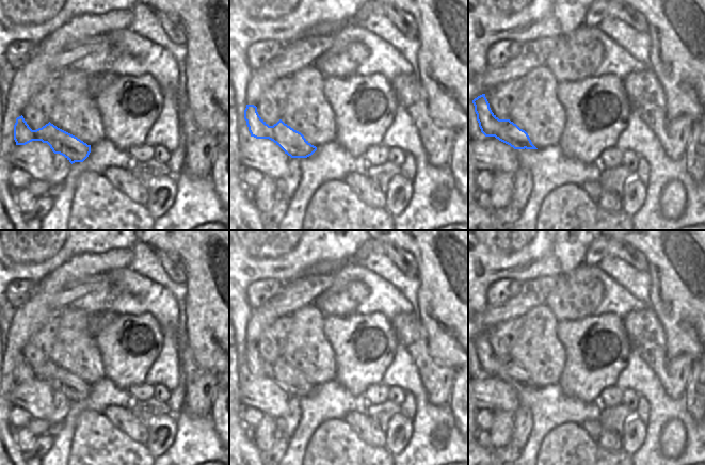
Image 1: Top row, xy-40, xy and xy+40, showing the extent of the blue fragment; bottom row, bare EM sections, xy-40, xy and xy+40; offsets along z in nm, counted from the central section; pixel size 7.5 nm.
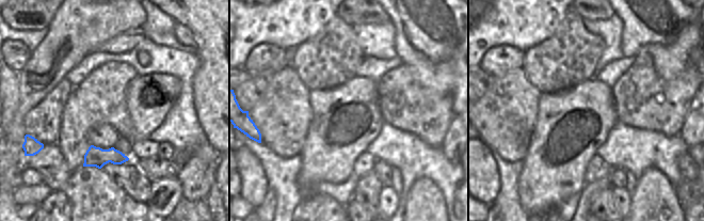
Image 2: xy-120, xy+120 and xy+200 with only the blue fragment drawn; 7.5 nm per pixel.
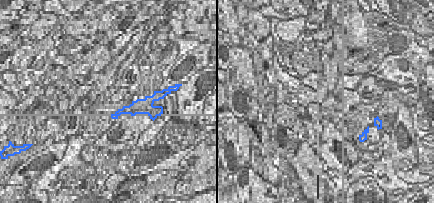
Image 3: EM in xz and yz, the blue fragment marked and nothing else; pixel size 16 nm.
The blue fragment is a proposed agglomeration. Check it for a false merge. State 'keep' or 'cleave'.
cleave

